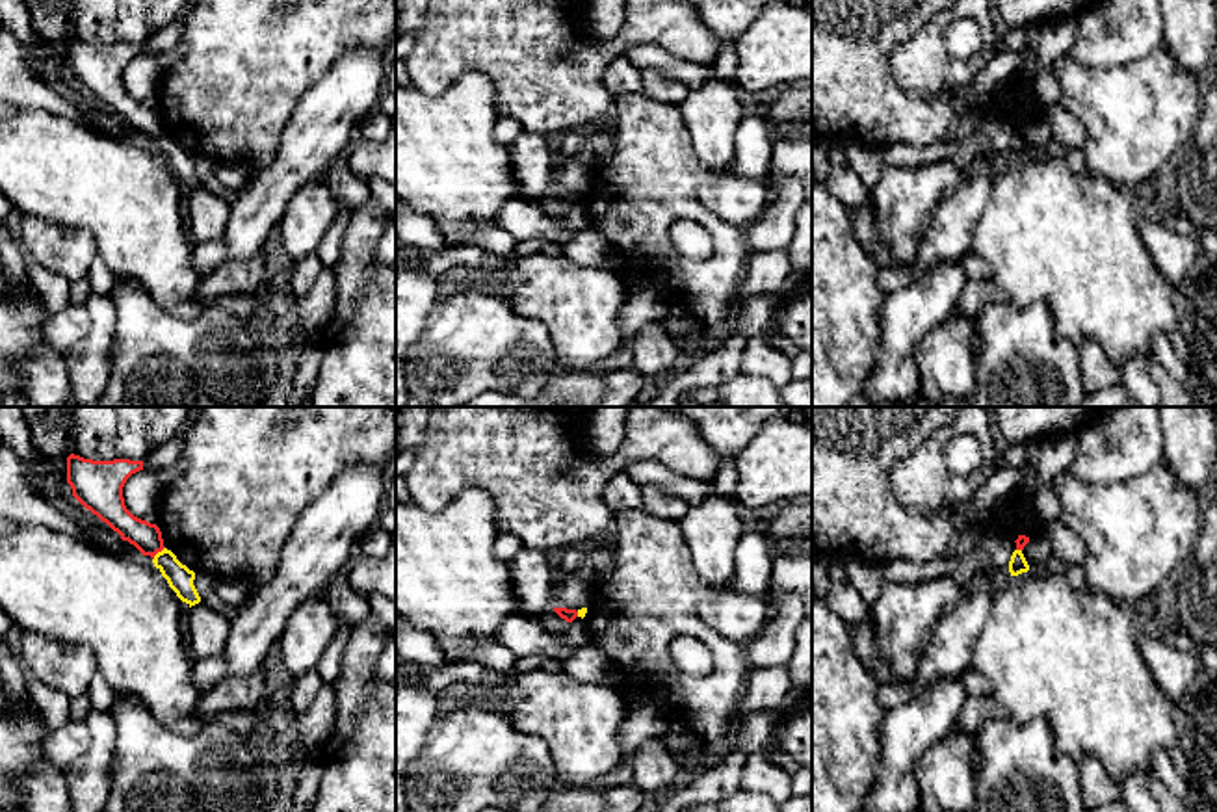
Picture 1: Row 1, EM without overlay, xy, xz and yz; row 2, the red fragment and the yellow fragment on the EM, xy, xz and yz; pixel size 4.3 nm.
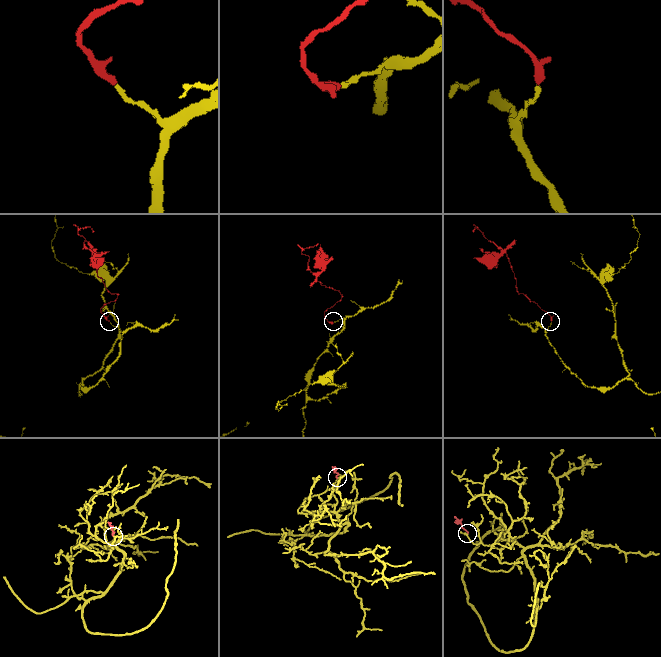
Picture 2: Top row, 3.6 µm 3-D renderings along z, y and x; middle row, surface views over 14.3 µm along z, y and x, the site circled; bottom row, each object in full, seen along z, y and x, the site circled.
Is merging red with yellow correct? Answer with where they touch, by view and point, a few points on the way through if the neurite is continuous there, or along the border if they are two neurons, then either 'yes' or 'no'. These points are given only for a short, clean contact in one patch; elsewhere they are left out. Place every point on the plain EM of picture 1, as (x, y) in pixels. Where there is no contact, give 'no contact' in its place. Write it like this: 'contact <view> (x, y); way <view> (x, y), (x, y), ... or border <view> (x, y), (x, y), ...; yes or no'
contact xy (157, 136); border xy (164, 130), (153, 144); no

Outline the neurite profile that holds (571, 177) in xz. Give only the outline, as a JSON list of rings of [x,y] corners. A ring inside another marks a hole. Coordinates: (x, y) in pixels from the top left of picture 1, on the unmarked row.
[[[574,158],[559,160],[554,169],[556,191],[582,193],[591,184],[591,171],[580,165]]]

